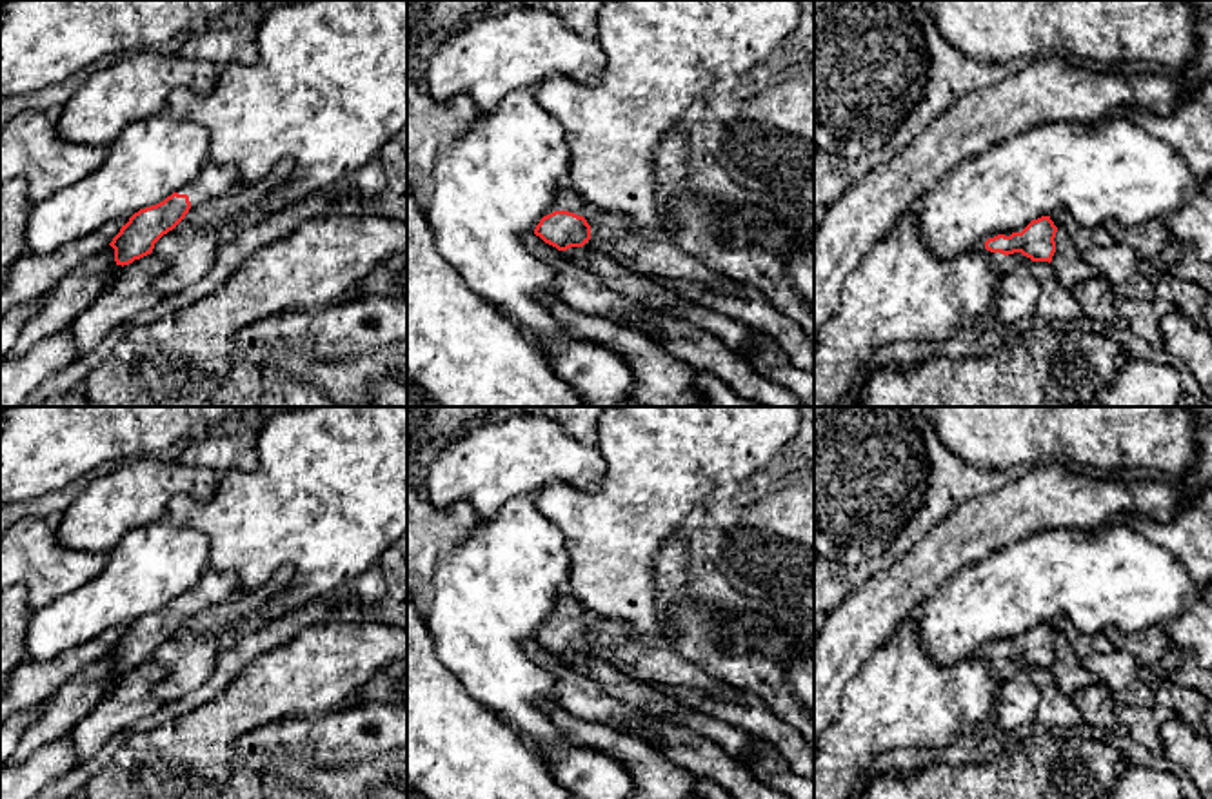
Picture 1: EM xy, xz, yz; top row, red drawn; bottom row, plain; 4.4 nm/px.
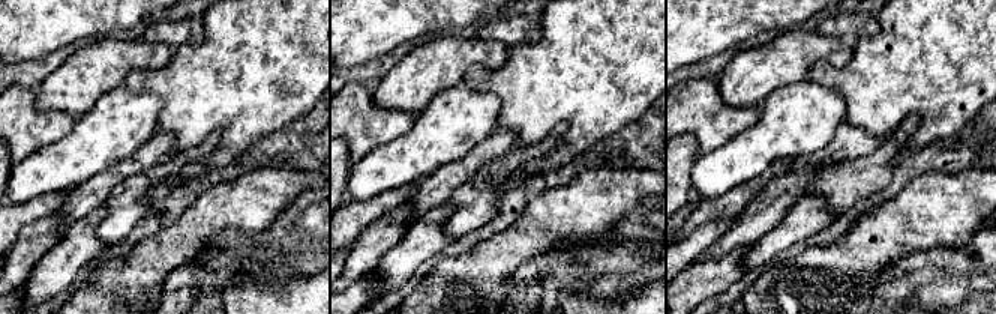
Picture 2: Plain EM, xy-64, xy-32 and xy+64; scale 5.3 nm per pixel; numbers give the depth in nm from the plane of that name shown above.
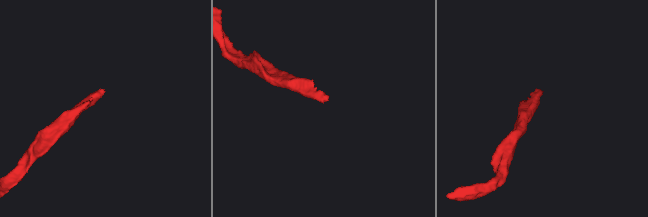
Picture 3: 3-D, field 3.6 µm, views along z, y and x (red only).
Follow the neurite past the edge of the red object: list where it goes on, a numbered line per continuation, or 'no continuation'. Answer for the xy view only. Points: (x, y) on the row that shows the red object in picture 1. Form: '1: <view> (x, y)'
1: xy (215, 180)

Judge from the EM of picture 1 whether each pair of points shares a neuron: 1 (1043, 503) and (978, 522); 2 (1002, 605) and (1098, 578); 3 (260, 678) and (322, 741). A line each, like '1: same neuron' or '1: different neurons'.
1: same neuron
2: same neuron
3: different neurons

